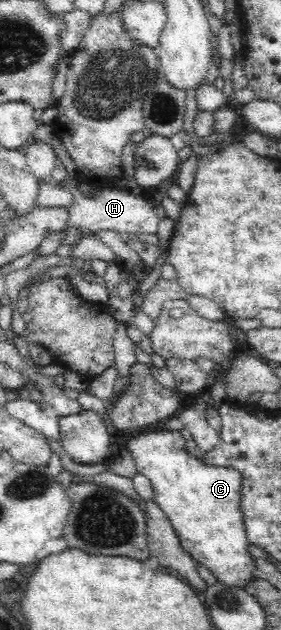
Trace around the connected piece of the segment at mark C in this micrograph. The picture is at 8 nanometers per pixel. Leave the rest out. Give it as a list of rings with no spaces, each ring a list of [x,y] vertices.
[[[164,429],[136,432],[128,435],[124,448],[134,460],[136,471],[145,475],[152,484],[153,501],[170,520],[182,551],[187,552],[195,561],[208,567],[217,577],[218,582],[230,587],[244,588],[246,583],[254,577],[254,560],[246,548],[249,540],[246,539],[244,516],[241,512],[241,472],[234,468],[205,464],[202,459],[193,457],[186,447],[185,431]]]

